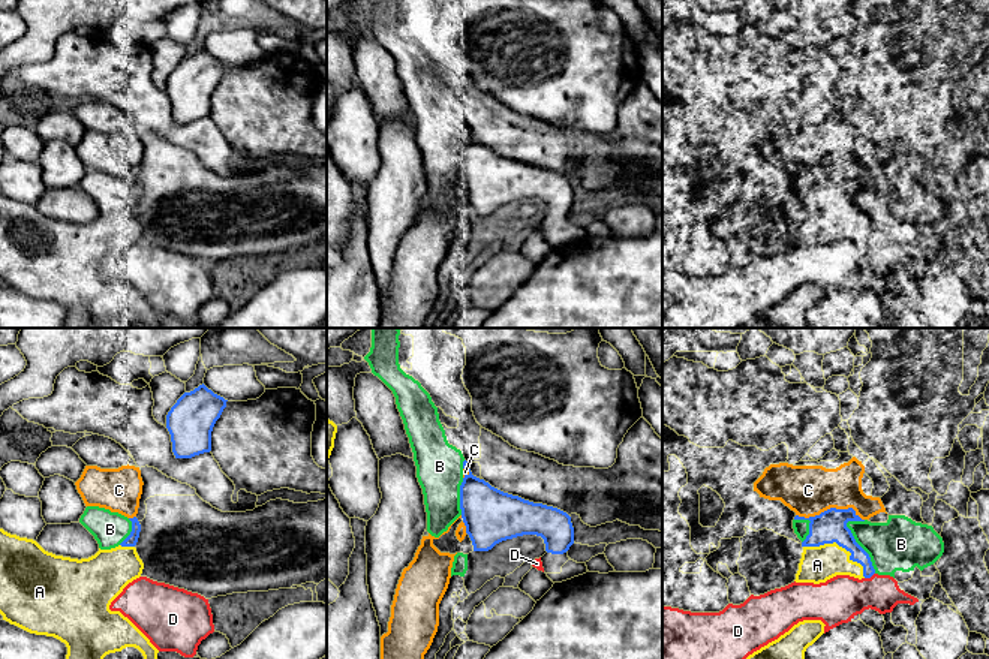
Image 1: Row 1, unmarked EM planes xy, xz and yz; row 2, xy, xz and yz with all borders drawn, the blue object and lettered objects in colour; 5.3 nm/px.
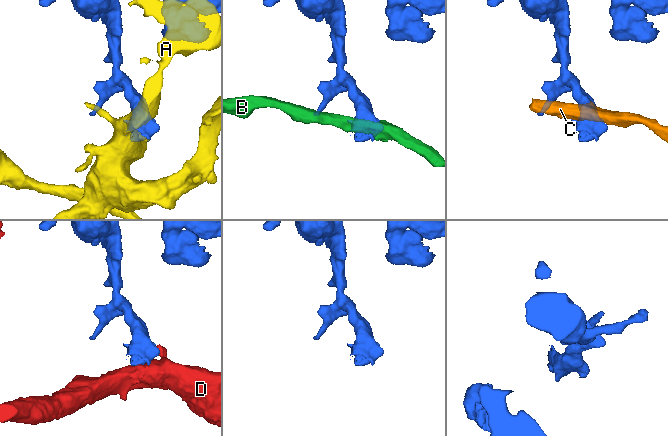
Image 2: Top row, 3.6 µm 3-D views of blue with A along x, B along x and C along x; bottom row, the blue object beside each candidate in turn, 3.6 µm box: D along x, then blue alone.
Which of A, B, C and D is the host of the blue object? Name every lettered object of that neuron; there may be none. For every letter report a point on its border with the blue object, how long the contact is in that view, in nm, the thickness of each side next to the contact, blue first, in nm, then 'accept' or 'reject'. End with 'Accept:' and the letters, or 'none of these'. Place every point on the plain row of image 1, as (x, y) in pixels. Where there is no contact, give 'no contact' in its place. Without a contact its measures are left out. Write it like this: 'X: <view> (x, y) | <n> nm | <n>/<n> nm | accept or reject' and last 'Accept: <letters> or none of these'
A: yz (841, 210) | 380 nm | 180/190 nm | accept
B: yz (860, 211) | 320 nm | 180/280 nm | reject
C: yz (830, 172) | 360 nm | 180/280 nm | reject
D: yz (869, 241) | 70 nm | 100/240 nm | reject
Accept: A

